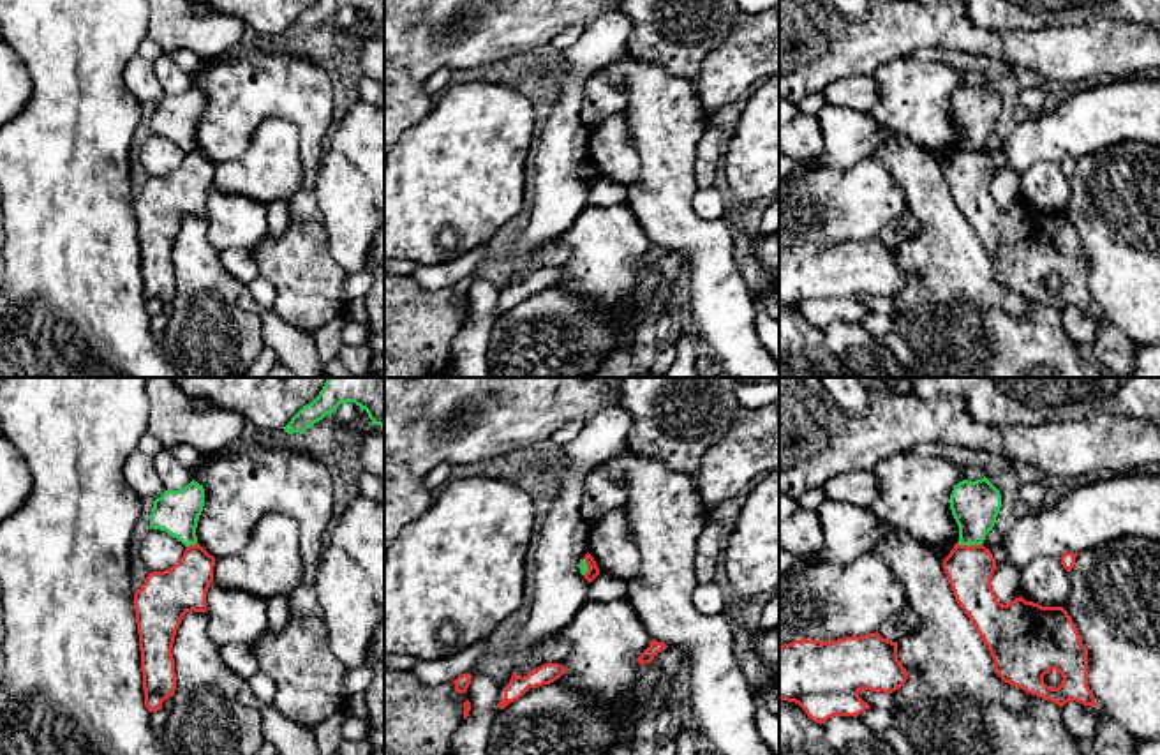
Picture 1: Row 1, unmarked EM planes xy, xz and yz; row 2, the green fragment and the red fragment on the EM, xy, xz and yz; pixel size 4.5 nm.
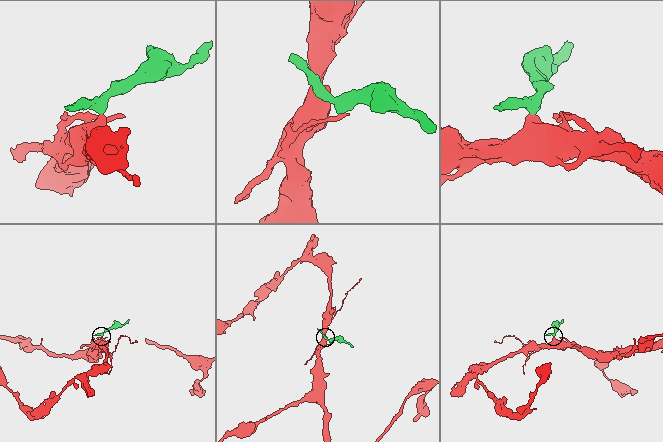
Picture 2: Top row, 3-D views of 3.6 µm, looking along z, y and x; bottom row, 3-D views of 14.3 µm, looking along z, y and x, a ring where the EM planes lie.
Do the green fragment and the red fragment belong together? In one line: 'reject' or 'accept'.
reject

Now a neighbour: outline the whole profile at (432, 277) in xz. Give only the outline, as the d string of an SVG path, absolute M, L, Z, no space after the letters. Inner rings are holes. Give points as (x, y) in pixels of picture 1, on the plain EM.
M487 243L442 265L416 265L411 277L421 286L421 289L439 291L442 288L453 288L458 280L474 275L483 259L487 259Z

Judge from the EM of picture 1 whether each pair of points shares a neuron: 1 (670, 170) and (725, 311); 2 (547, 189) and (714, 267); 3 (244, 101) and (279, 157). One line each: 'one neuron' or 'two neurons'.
1: one neuron
2: two neurons
3: two neurons

